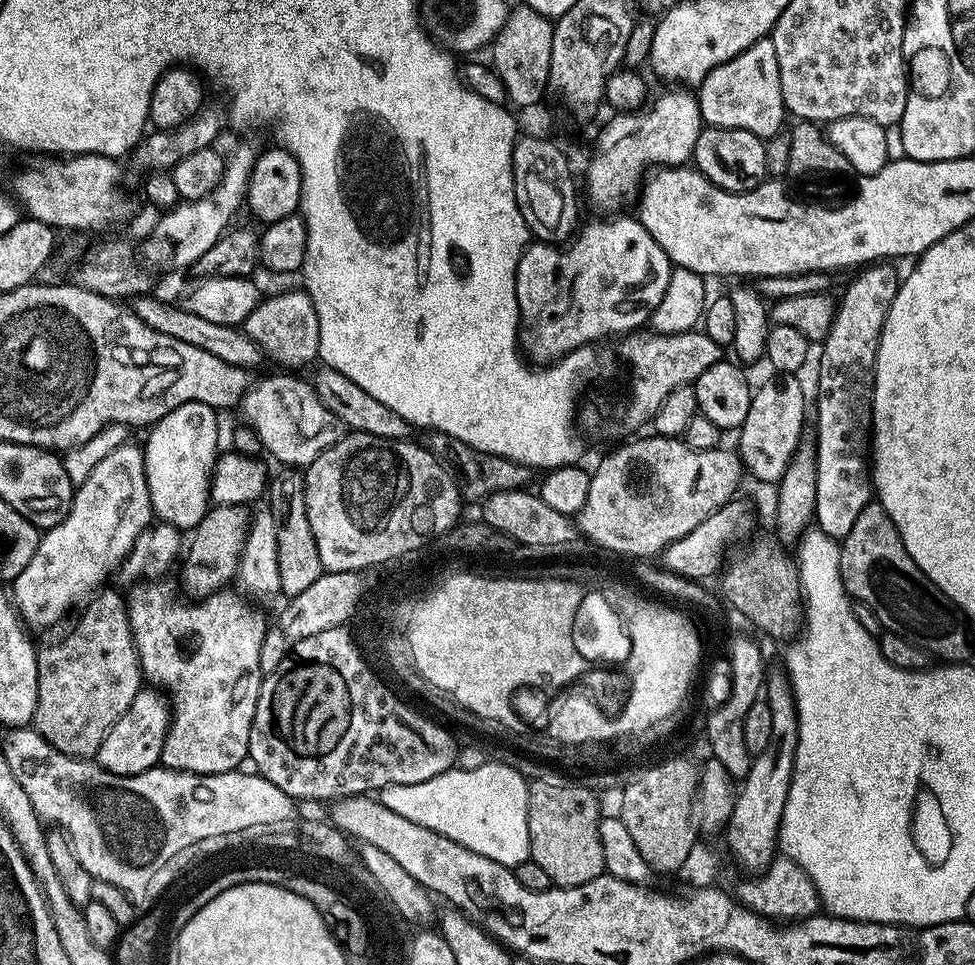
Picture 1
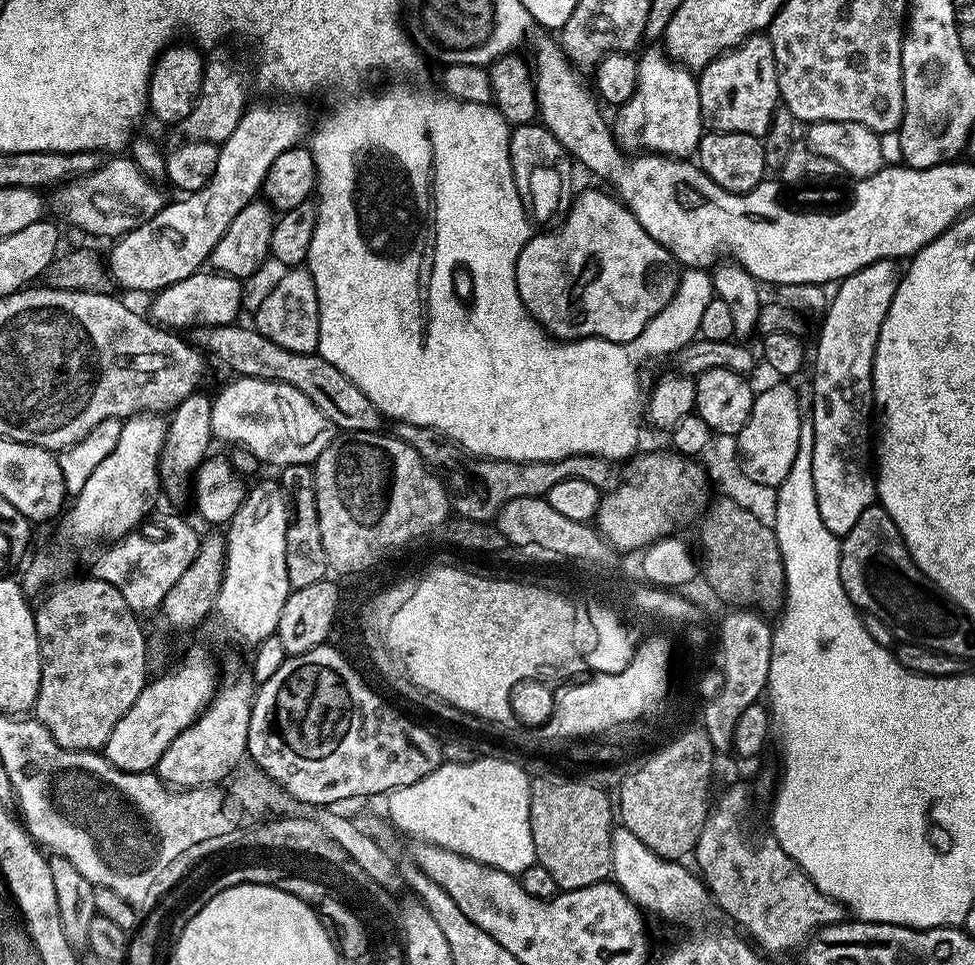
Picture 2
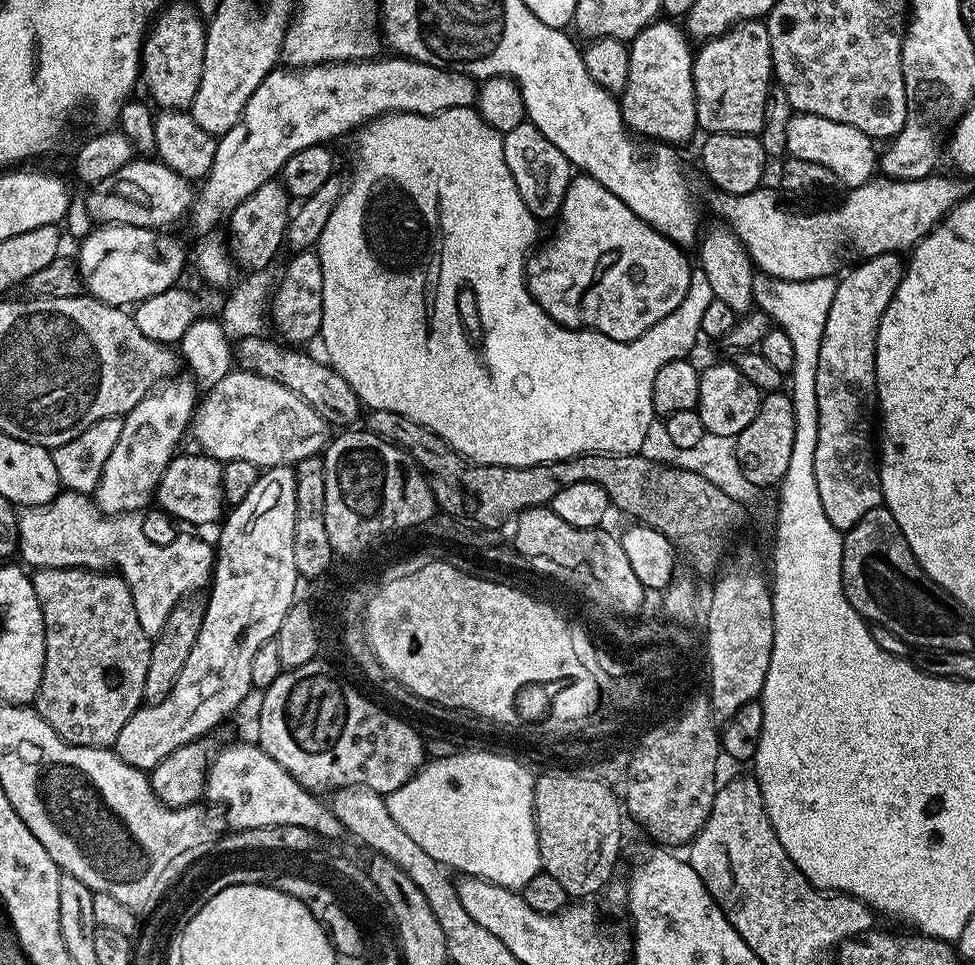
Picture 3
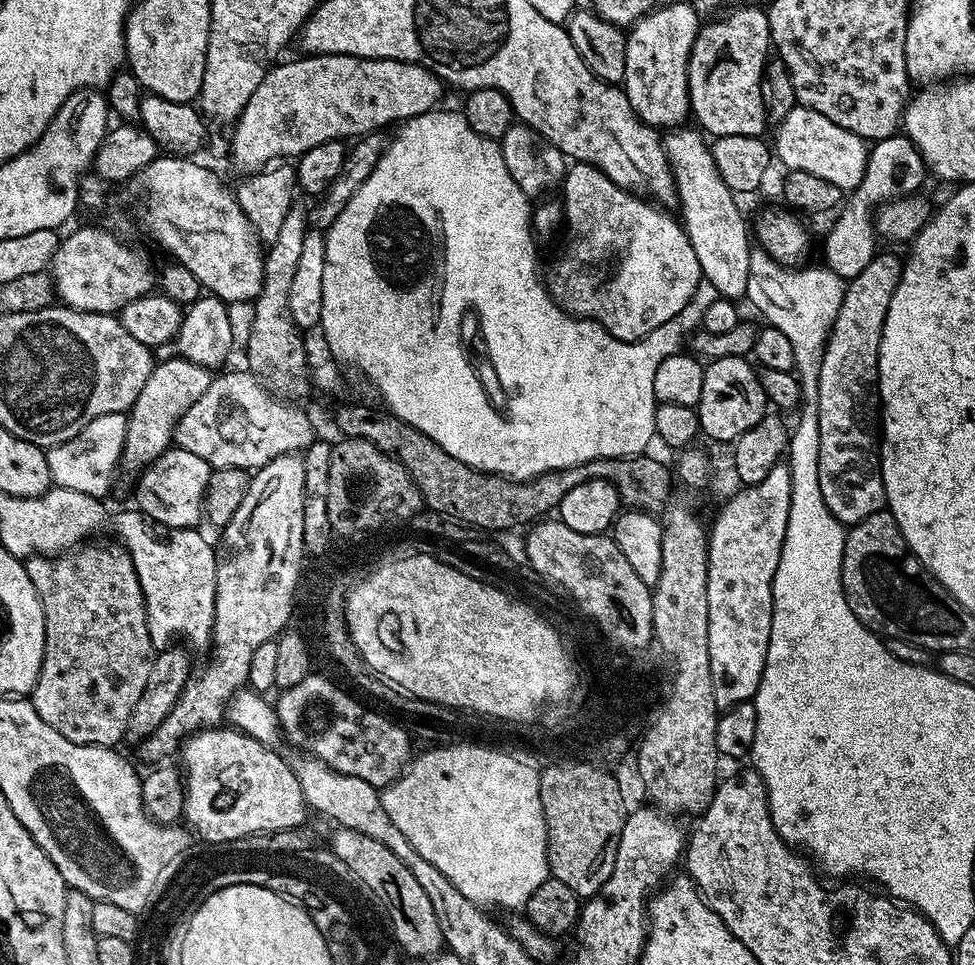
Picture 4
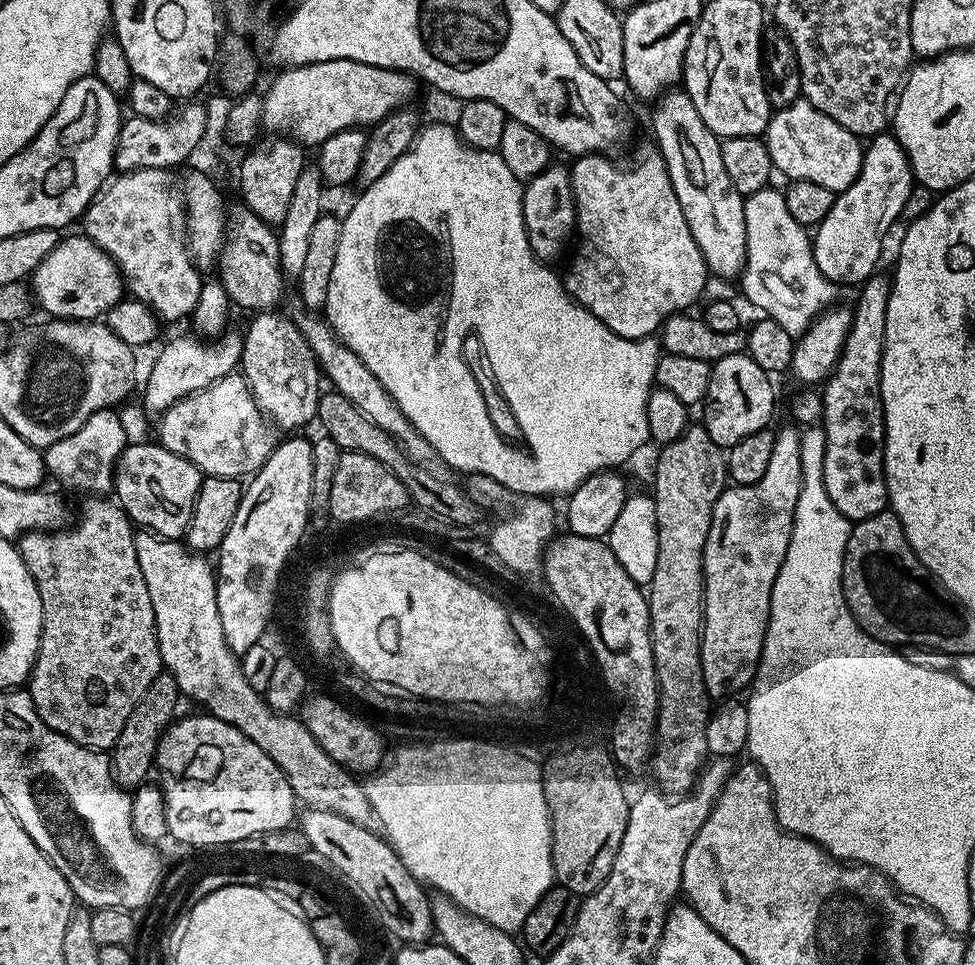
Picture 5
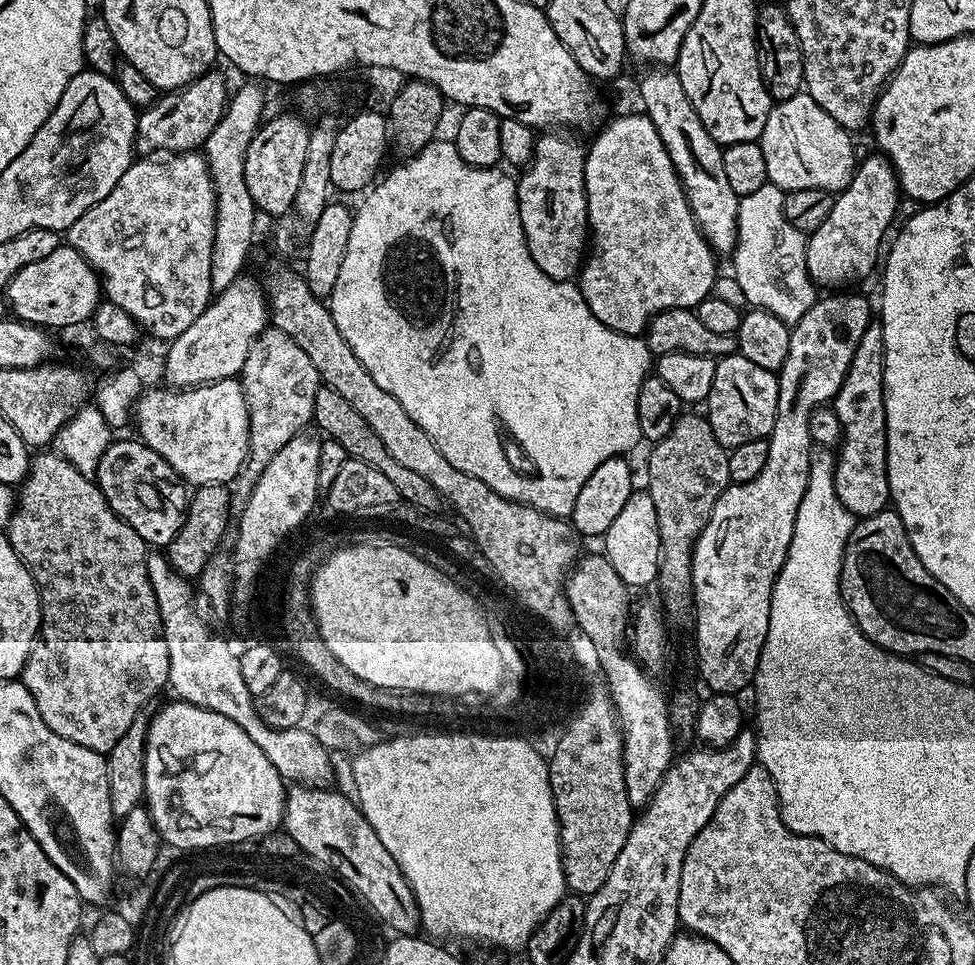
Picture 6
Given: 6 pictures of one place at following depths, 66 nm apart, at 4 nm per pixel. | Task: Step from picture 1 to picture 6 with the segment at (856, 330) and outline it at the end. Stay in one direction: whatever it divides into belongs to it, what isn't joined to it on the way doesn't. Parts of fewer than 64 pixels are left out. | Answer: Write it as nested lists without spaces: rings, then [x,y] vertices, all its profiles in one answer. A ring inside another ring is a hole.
[[[879,323],[869,324],[866,334],[850,358],[850,370],[846,370],[842,386],[838,390],[834,407],[844,433],[840,435],[835,453],[836,489],[840,501],[851,510],[853,516],[863,518],[885,511],[892,495],[886,470],[886,414],[884,413],[884,330]]]

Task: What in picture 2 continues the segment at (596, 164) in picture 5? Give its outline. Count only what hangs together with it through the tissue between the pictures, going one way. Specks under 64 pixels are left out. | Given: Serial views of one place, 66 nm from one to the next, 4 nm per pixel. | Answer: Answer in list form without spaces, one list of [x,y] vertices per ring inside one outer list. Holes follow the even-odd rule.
[[[588,188],[585,192],[577,191],[563,224],[553,227],[551,230],[537,231],[540,232],[537,236],[536,233],[529,235],[526,246],[522,246],[522,254],[518,254],[516,263],[518,294],[528,313],[544,327],[544,331],[548,335],[555,336],[557,340],[584,340],[588,336],[599,336],[602,340],[631,344],[642,334],[642,330],[646,330],[648,323],[672,301],[672,295],[675,294],[676,288],[680,284],[681,269],[678,267],[676,259],[661,244],[654,242],[654,238],[650,238],[650,234],[646,234],[646,230],[642,230],[638,218],[634,218],[634,214],[625,204],[621,204],[615,195],[605,192],[599,192],[596,188]]]

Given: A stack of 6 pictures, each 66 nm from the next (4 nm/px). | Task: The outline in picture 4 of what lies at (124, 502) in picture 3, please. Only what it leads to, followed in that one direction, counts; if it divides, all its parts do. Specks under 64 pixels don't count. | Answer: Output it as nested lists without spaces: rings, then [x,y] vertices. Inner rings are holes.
[[[164,358],[161,361],[153,367],[150,378],[146,378],[146,386],[142,386],[142,394],[138,394],[127,413],[128,429],[120,459],[123,467],[128,467],[133,474],[147,468],[173,447],[177,422],[198,398],[202,398],[202,394],[206,394],[206,386],[210,386],[213,378],[209,369],[188,360]]]

